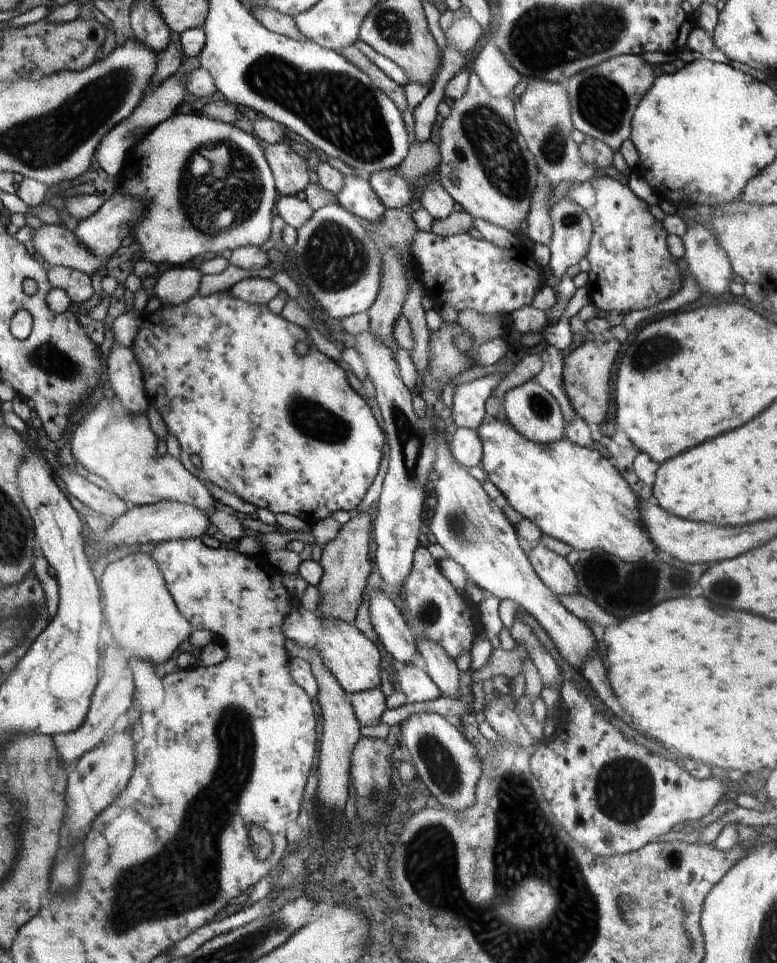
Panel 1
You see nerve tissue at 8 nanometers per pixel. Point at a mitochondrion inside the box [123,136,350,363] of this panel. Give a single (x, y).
(214, 207)

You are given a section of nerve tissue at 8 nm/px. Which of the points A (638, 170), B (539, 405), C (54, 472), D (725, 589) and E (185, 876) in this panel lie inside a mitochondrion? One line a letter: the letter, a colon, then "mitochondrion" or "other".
A: other
B: mitochondrion
C: other
D: mitochondrion
E: mitochondrion

